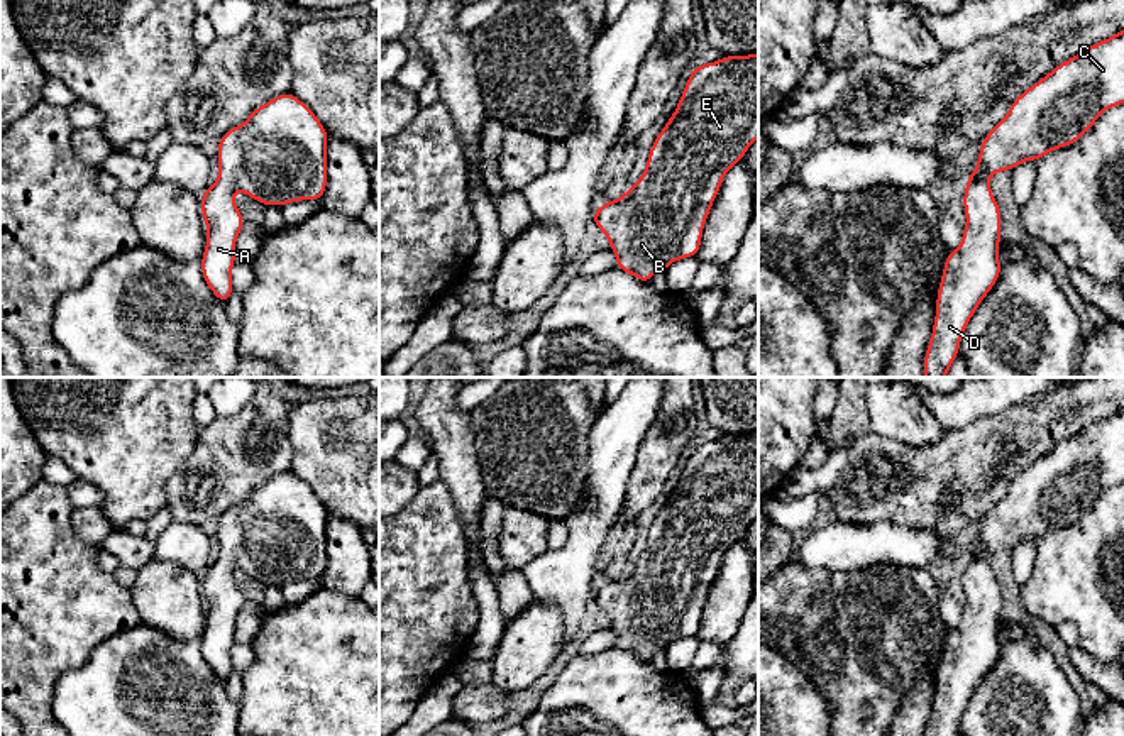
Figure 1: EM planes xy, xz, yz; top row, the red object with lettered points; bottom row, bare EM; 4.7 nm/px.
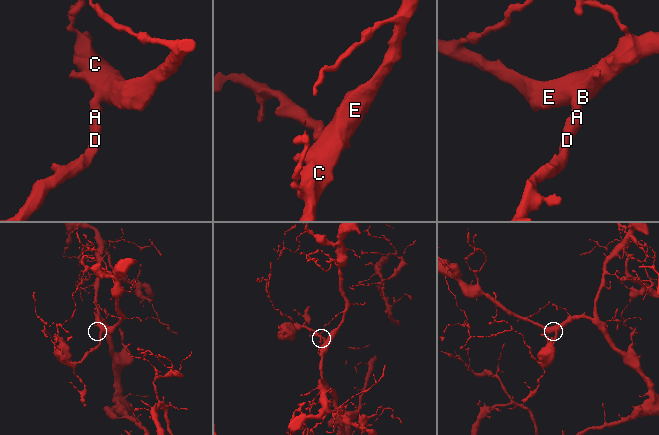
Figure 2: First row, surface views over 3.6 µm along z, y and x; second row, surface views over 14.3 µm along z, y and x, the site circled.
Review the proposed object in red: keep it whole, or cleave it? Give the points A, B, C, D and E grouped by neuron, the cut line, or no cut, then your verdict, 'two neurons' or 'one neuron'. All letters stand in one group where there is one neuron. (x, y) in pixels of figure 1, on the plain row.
groups A B C D E; cut none; one neuron

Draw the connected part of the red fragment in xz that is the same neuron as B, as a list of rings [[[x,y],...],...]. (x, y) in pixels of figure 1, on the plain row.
[[[758,433],[723,435],[719,440],[692,447],[677,487],[648,530],[647,547],[623,575],[594,589],[592,601],[608,616],[616,634],[616,648],[650,662],[652,655],[672,641],[697,636],[702,607],[721,567],[725,553],[747,535],[758,518]]]

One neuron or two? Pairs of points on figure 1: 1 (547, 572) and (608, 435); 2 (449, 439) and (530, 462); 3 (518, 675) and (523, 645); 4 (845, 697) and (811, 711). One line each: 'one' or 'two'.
1: one
2: two
3: one
4: two

